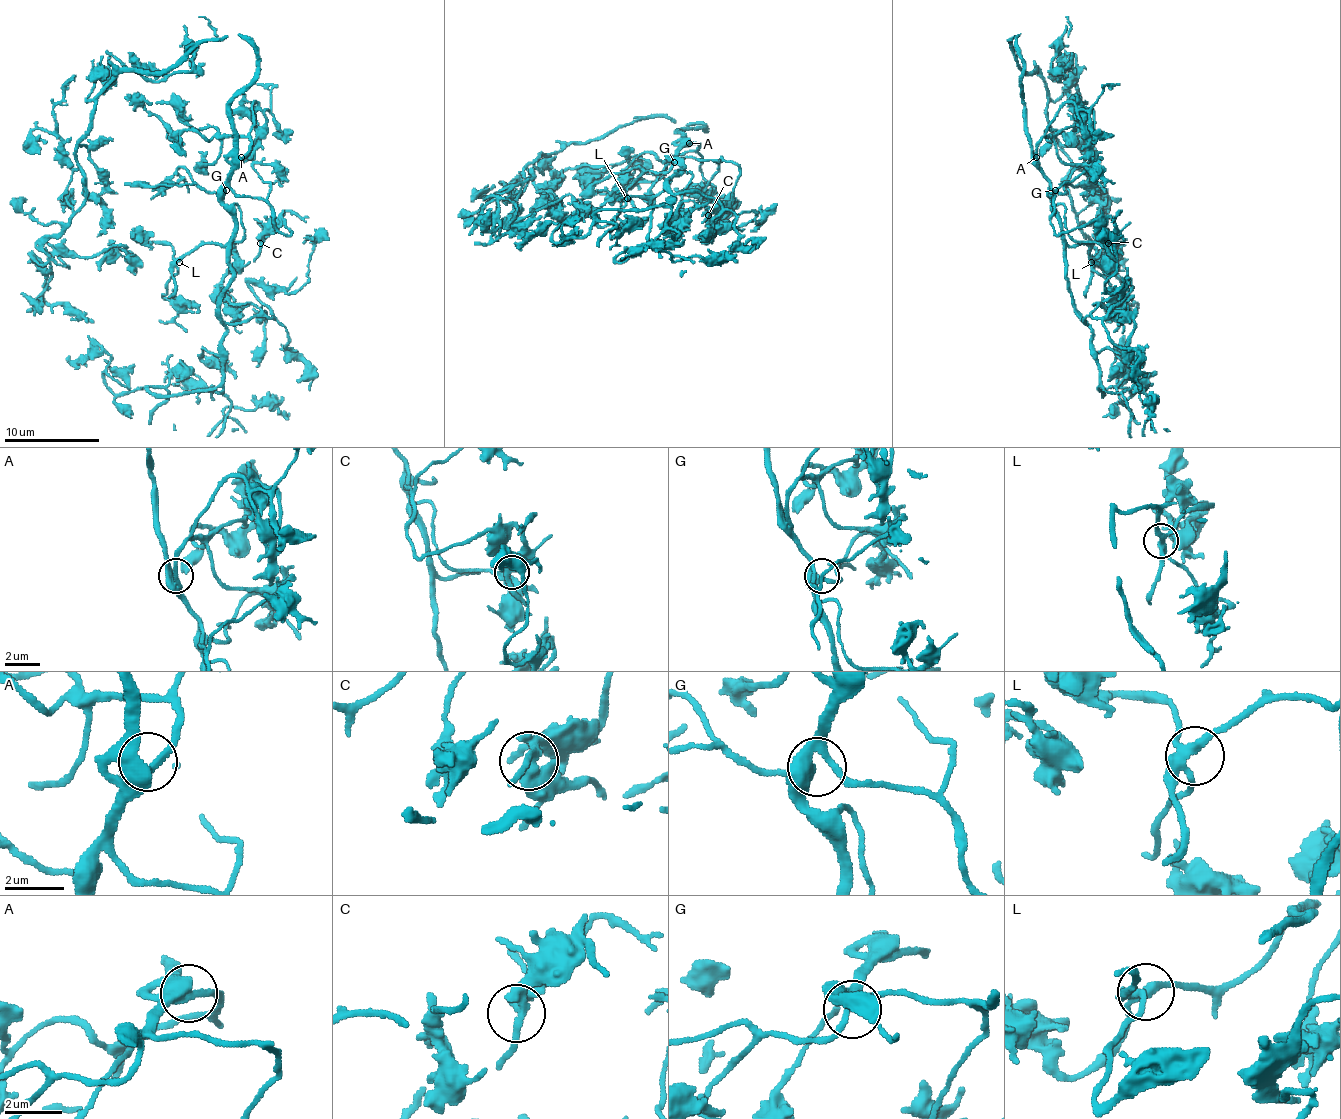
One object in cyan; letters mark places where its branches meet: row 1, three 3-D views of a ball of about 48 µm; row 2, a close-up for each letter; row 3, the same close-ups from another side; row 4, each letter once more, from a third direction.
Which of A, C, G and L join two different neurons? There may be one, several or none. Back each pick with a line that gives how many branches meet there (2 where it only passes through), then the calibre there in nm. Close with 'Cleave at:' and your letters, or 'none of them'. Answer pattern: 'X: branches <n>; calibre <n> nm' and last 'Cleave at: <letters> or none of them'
Cleave at: none of them

